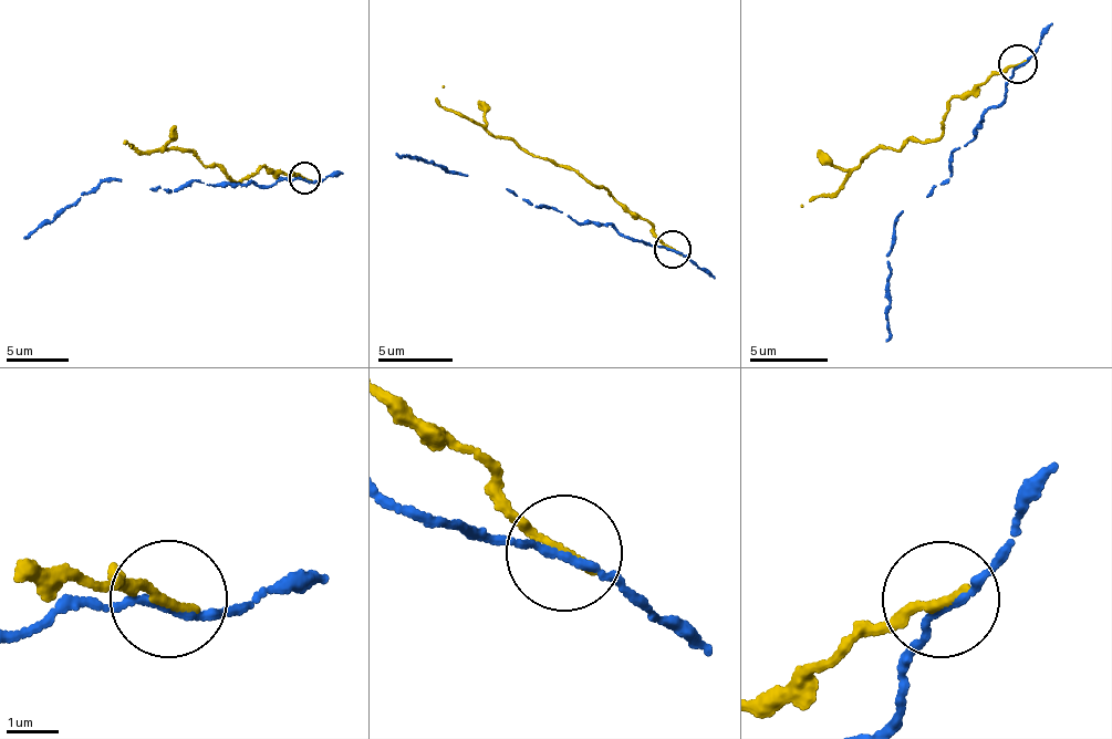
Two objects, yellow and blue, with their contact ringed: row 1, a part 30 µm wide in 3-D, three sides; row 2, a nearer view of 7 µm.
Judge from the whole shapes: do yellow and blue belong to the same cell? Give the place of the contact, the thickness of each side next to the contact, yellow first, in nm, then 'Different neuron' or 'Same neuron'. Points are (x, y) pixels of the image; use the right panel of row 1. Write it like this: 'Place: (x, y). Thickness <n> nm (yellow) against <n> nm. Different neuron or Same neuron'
Place: (1017, 64). Thickness 190 nm (yellow) against 130 nm. Different neuron

